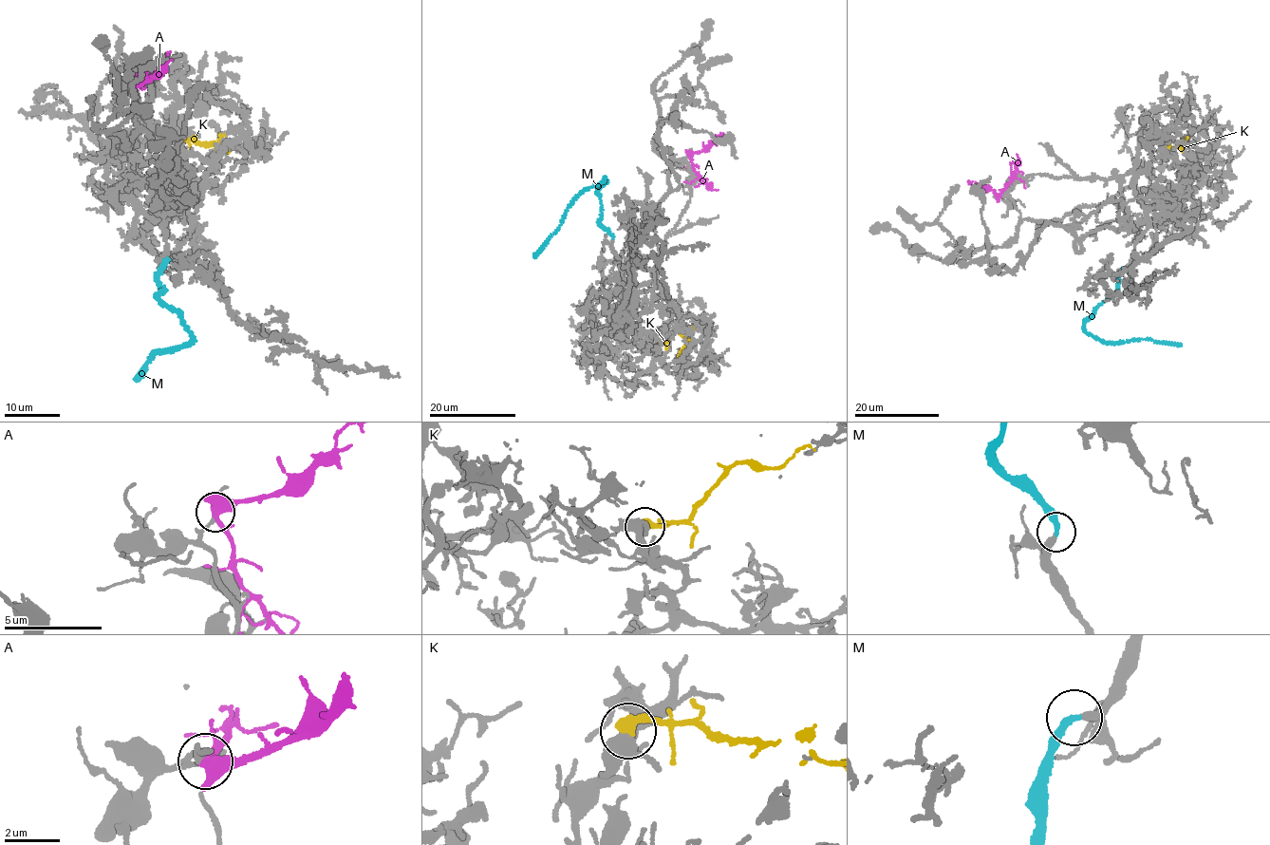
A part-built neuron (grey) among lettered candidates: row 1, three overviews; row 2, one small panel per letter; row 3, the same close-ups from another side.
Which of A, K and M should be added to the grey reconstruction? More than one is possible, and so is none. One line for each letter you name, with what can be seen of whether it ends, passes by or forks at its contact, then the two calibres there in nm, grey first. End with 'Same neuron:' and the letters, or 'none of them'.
M: It ends there. Thickness 280 nm (grey) against 320 nm
Same neuron: M

